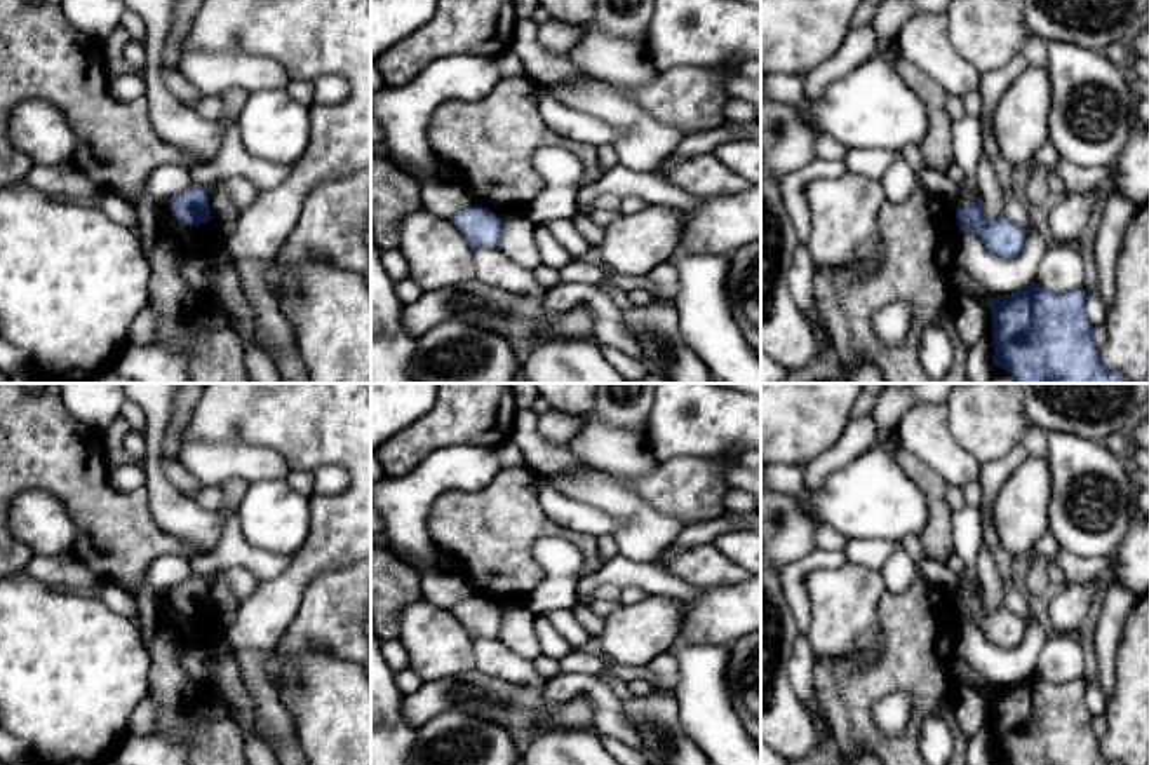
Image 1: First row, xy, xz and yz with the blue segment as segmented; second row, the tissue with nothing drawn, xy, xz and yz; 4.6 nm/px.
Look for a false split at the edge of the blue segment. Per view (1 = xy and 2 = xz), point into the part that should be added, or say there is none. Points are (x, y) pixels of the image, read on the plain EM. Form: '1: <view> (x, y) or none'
1: none
2: none

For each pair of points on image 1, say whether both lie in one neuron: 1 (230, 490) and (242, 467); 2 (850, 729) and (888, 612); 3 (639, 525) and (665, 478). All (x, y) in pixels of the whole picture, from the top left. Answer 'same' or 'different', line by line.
1: different
2: same
3: different

